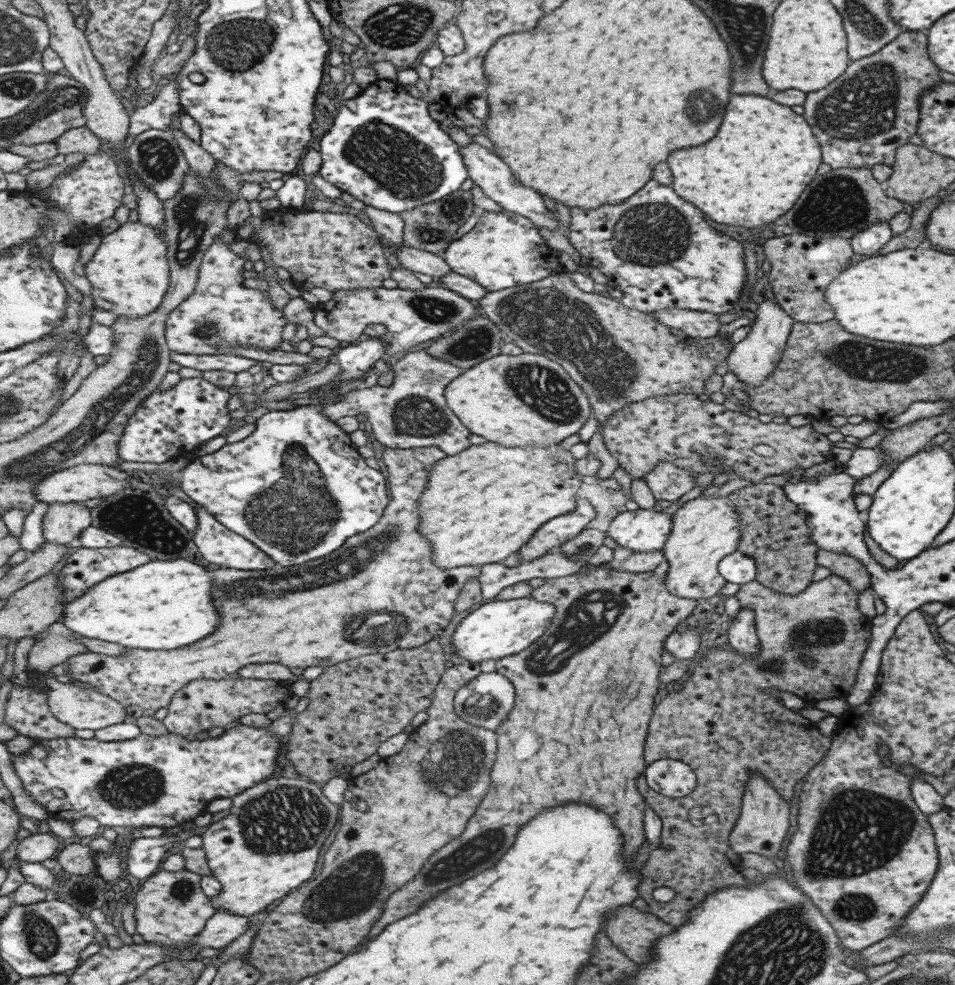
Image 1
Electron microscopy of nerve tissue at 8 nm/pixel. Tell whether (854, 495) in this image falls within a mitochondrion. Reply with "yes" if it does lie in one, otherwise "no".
no

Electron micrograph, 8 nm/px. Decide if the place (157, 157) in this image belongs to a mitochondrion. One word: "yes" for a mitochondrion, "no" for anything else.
yes

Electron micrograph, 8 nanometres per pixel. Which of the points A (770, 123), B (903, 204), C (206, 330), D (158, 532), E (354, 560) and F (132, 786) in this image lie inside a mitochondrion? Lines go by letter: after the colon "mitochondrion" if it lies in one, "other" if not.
A: other
B: other
C: mitochondrion
D: mitochondrion
E: mitochondrion
F: mitochondrion

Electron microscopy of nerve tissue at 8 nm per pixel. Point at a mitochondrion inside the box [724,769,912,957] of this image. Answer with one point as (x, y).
(853, 907)

